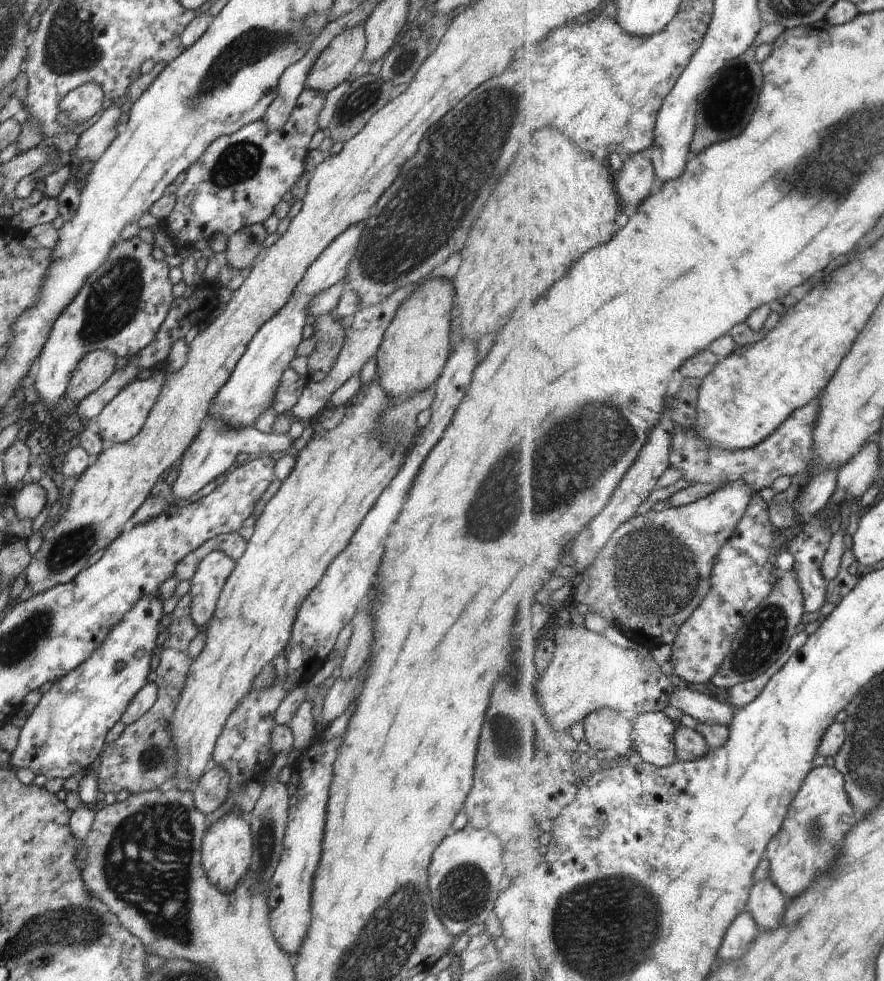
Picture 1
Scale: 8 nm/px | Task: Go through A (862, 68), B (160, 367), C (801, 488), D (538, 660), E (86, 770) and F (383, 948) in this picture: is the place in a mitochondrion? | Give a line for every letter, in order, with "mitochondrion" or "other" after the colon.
A: other
B: other
C: other
D: other
E: other
F: mitochondrion

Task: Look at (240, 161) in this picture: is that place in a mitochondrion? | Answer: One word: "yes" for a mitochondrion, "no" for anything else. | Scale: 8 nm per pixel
yes

